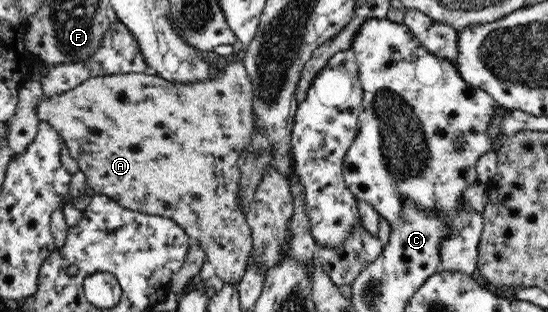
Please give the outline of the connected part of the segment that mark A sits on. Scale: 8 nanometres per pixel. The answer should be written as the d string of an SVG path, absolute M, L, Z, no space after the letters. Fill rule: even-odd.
M235 59L218 76L211 75L205 83L195 85L169 83L152 72L87 79L63 95L44 96L38 115L63 136L93 194L107 195L133 211L172 218L205 251L216 278L238 287L253 249L246 211L239 202L239 183L241 157L252 149L257 132L254 92L254 83L243 61Z

